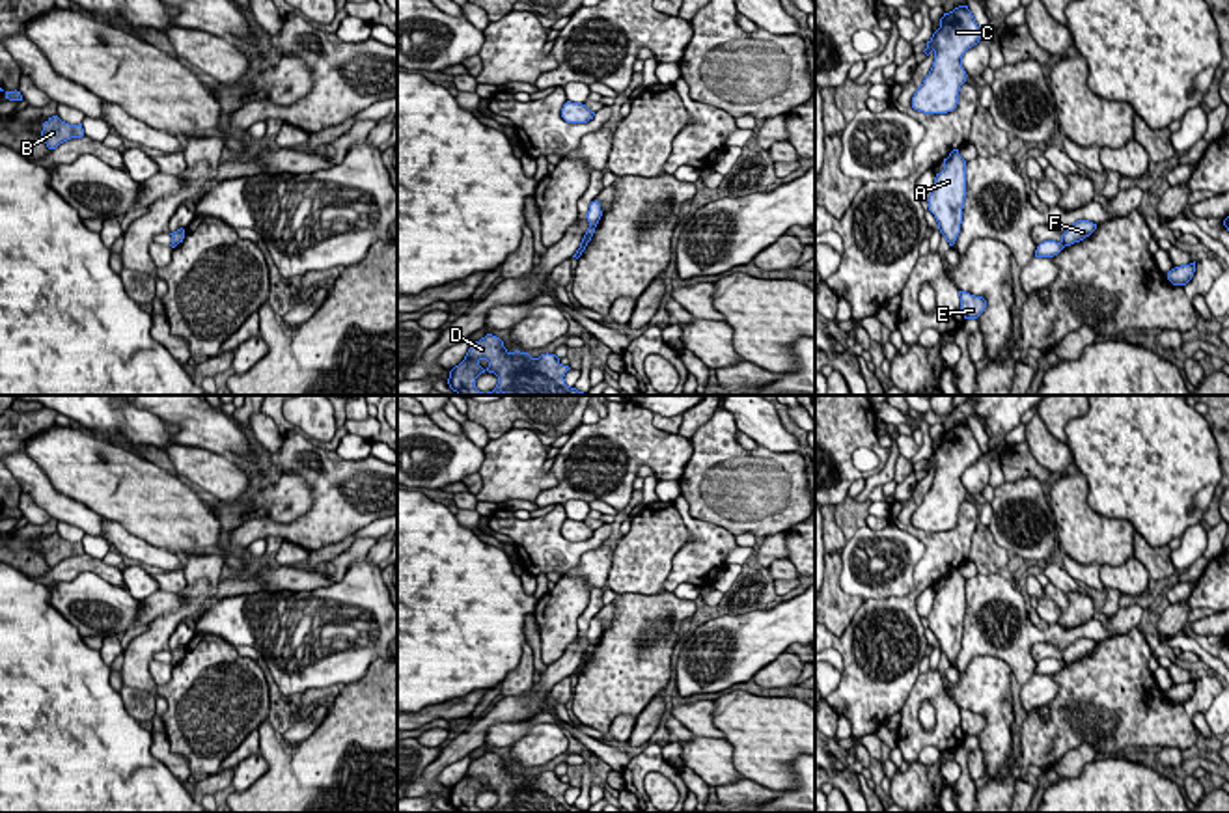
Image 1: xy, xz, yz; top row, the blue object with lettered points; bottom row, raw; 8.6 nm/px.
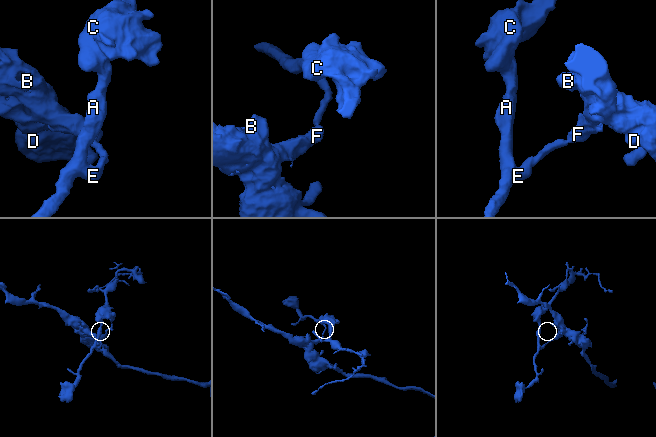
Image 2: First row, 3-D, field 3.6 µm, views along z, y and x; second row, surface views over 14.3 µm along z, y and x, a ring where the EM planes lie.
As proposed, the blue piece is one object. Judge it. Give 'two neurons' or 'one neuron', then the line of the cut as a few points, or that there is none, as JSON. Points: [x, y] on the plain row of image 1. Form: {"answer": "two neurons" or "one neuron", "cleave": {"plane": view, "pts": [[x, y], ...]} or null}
{"answer": "two neurons", "cleave": {"plane": "xz", "pts": [[590, 644], [593, 646]]}}

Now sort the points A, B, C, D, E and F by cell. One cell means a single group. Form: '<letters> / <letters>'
A C E / B D F

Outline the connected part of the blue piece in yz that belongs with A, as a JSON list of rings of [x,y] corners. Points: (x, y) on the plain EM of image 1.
[[[953,567],[944,576],[944,587],[936,591],[934,602],[929,613],[929,628],[938,640],[940,651],[946,655],[949,664],[955,662],[966,615],[966,578]]]

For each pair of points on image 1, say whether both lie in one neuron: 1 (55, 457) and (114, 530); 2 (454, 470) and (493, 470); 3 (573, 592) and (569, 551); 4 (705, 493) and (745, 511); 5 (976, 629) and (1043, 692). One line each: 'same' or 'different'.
1: different
2: different
3: different
4: same
5: different

